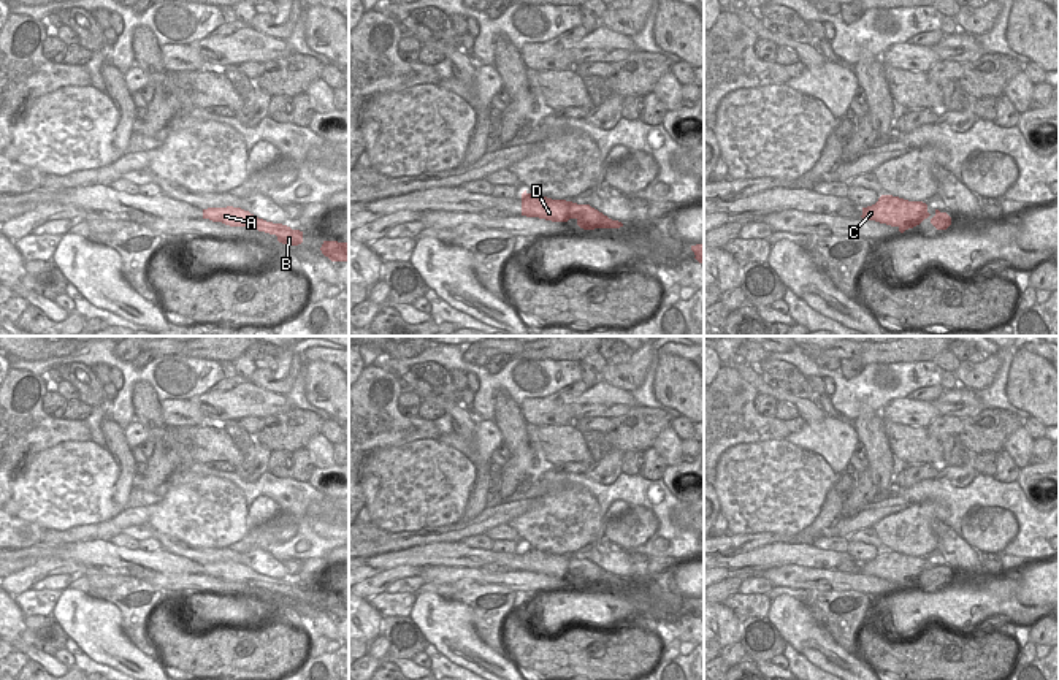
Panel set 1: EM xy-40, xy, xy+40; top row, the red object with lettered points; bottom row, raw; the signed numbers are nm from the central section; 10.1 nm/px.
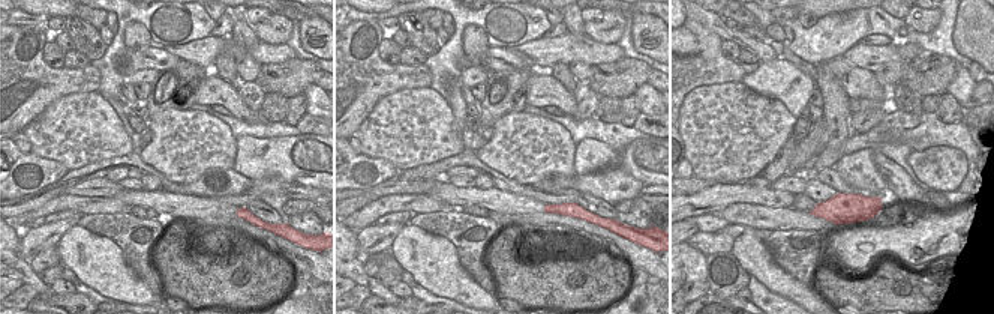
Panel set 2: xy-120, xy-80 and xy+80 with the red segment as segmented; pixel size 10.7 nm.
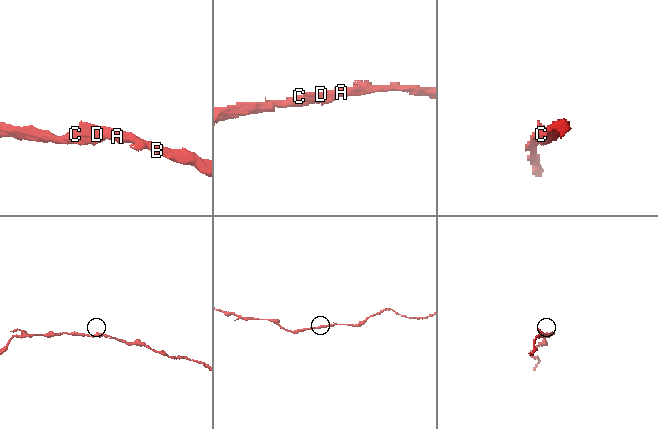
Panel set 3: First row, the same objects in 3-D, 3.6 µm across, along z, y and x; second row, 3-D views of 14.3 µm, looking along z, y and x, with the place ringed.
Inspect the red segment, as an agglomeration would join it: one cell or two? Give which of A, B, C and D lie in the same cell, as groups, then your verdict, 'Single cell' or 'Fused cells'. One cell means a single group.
Groups: A B C D. Single cell

